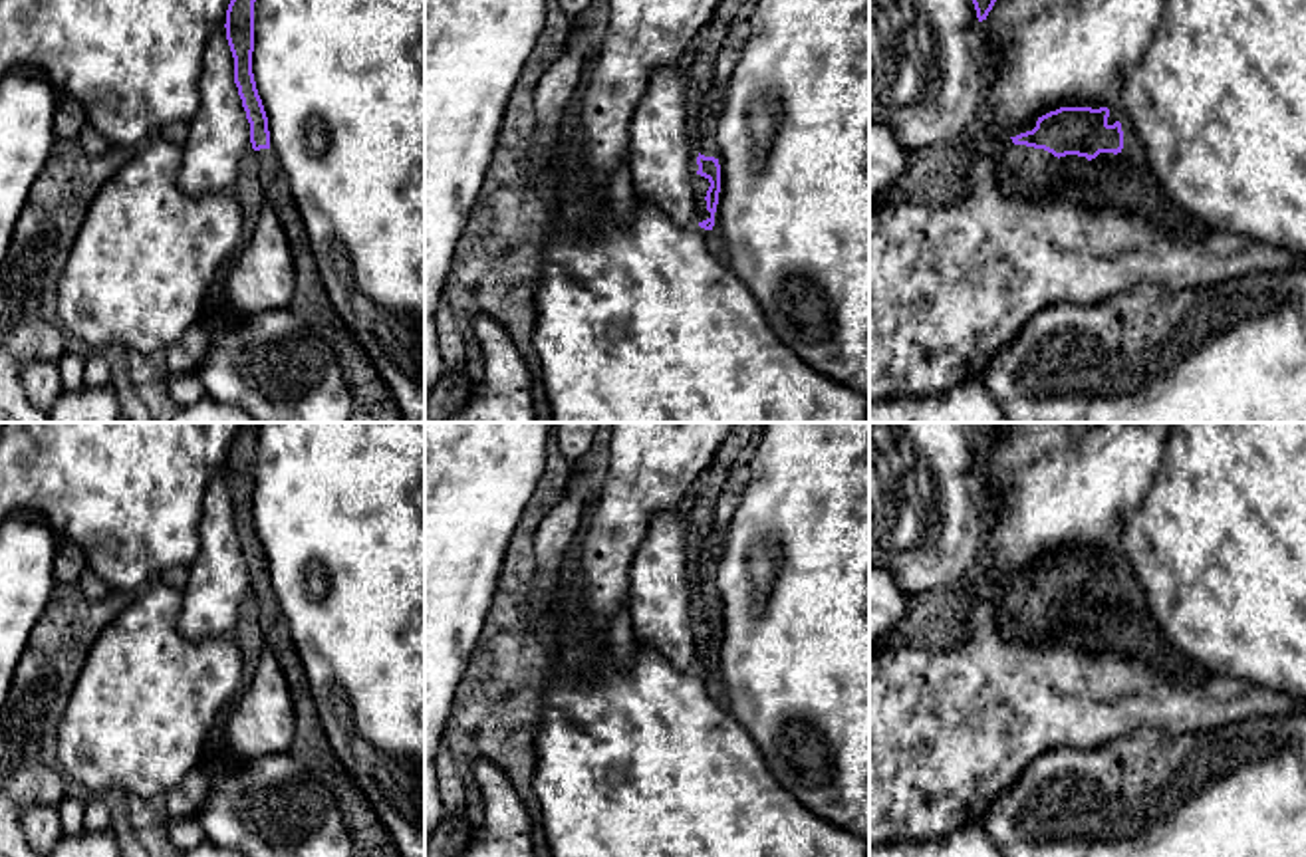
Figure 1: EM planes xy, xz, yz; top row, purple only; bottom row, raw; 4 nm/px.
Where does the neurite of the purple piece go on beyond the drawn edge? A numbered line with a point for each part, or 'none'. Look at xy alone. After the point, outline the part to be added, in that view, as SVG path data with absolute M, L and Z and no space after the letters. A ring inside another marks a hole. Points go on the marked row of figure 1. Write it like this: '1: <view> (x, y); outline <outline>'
1: xy (372, 399); outline M270 149L256 151L266 204L274 210L294 256L294 300L290 309L333 347L353 395L349 423L405 423L391 391L343 325L322 286L310 238L286 175Z

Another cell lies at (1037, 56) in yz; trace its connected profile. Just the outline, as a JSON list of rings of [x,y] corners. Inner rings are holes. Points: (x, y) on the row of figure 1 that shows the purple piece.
[[[996,0],[988,16],[977,20],[984,117],[1016,137],[1060,107],[1108,107],[1108,125],[1119,121],[1125,135],[1119,77],[1143,58],[1163,6],[1165,0]]]

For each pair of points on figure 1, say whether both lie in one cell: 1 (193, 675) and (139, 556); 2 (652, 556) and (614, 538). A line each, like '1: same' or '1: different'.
1: different
2: different

